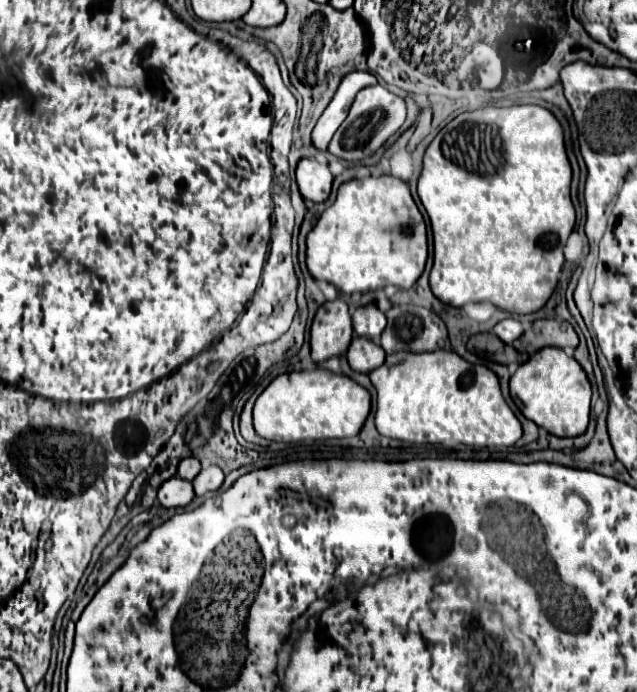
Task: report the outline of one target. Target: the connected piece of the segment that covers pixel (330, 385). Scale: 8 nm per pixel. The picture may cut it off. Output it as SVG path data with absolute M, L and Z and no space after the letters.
M320 367L312 371L292 371L278 375L256 399L254 429L260 437L282 443L354 437L362 429L370 407L372 399L368 389L346 375L336 375Z

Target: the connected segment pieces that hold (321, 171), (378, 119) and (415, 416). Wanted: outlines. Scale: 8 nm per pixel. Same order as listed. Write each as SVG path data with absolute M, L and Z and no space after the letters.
M300 159L296 167L296 183L302 199L322 203L330 195L332 173L326 163L320 163L316 159Z
M382 85L366 87L366 89L358 91L348 117L334 133L334 137L328 145L328 151L334 157L344 159L344 161L362 161L362 159L370 157L390 135L394 135L400 129L400 125L404 123L404 119L406 119L406 105L398 95L390 93Z
M438 349L436 353L392 353L386 357L384 365L368 375L378 391L376 427L386 437L418 445L462 443L474 447L510 447L522 437L522 425L504 401L498 377L488 367L468 363L454 351Z

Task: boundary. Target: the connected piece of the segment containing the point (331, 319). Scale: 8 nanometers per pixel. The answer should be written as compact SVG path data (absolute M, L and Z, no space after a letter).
M342 297L326 301L324 305L318 307L310 327L312 359L316 363L322 363L332 355L346 353L353 333L348 303Z

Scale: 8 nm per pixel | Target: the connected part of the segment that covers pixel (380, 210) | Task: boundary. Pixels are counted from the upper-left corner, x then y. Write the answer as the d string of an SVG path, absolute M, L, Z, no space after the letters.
M392 175L366 177L364 181L362 181L362 179L352 179L352 181L342 183L340 189L338 189L338 197L336 197L334 205L328 207L328 209L320 215L318 223L316 223L314 229L308 233L306 245L308 245L308 251L306 251L306 263L308 263L308 269L310 269L310 273L314 275L314 279L324 279L324 281L336 285L336 289L338 289L340 293L346 293L346 295L356 293L356 291L360 291L360 293L376 291L376 289L384 289L384 287L388 287L388 285L396 285L398 289L410 289L410 287L418 281L418 277L422 275L424 265L426 265L426 257L428 257L426 223L424 223L424 219L422 219L422 215L420 215L420 211L418 211L418 207L416 207L416 203L414 203L412 195L410 195L410 185L408 185L406 181L402 181L402 179L398 179L398 177L392 177Z

